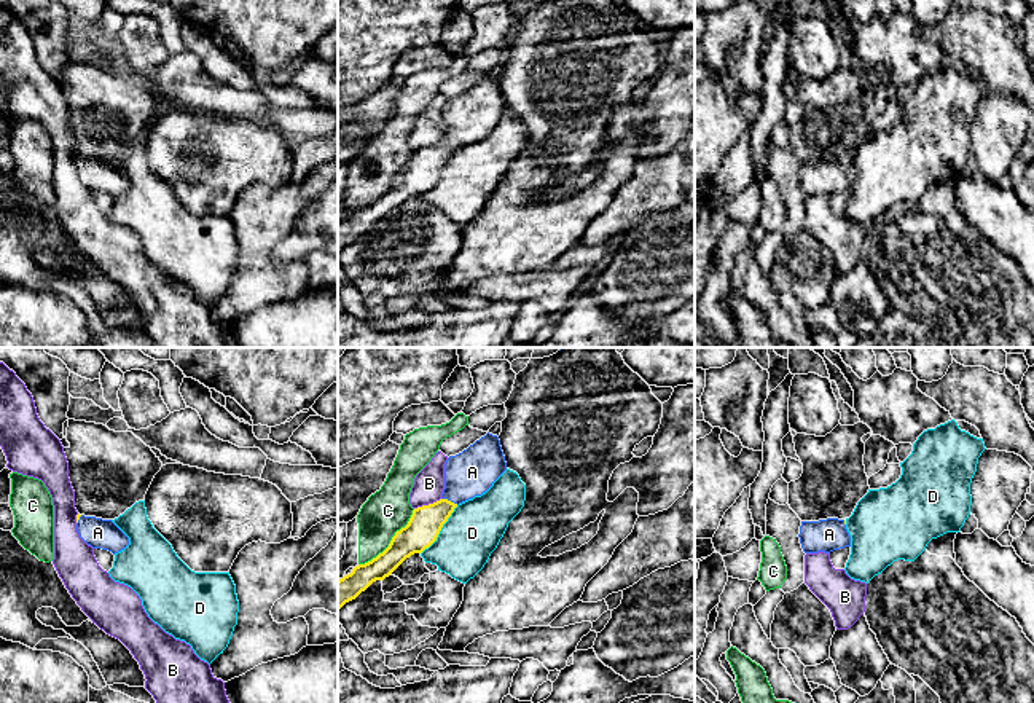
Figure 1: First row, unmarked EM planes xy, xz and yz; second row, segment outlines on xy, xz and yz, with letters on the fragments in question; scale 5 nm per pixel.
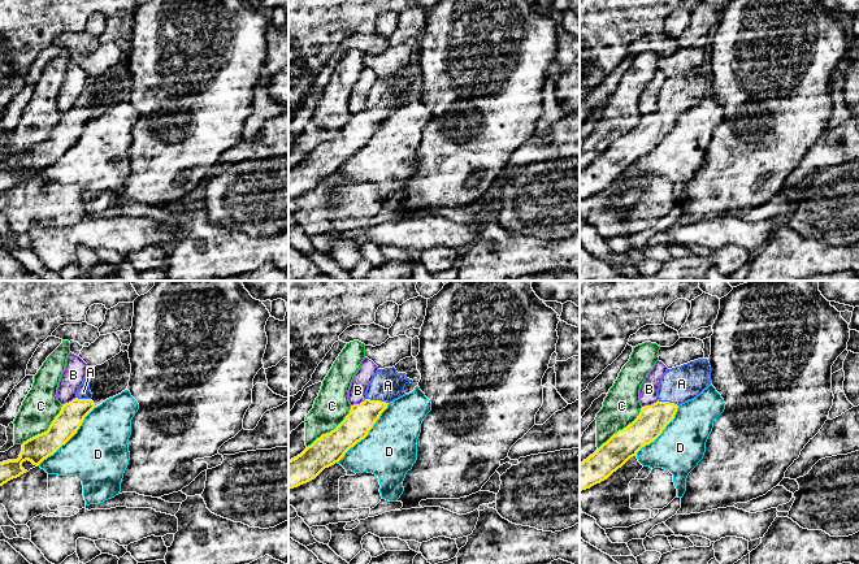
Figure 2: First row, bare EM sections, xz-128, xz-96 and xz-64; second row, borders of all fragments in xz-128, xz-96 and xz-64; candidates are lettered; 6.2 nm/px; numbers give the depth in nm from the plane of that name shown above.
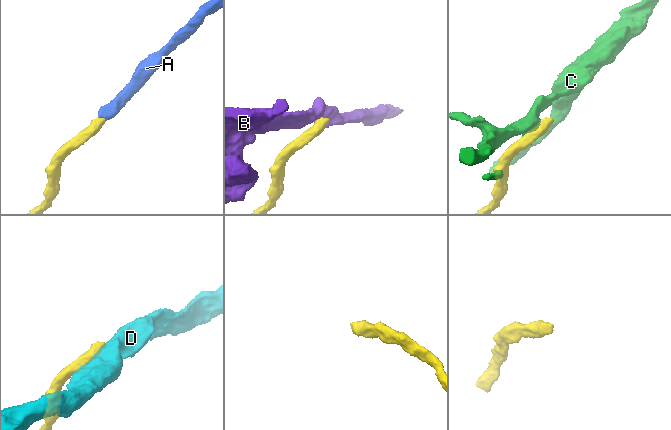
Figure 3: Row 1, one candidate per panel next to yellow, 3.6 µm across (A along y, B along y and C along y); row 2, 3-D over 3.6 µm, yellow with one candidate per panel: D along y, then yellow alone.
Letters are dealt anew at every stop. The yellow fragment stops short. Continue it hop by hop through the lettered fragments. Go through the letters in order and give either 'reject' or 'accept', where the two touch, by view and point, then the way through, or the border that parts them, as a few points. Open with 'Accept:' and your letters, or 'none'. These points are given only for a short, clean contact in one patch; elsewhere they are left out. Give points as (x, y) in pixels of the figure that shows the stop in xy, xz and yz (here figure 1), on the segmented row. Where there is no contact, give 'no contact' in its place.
Accept: A
A: accept; meets yellow in xz at (450, 501); runs through xz (426, 522), (450, 501), (472, 472)
B: reject; meets yellow in xz at (429, 504); border along xz (442, 498), (415, 509)
C: reject; meets yellow in xz at (391, 541); border along xz (415, 509), (391, 542), (359, 565)
D: reject; meets yellow in xz at (440, 530); border along xz (458, 506), (438, 536), (421, 553)

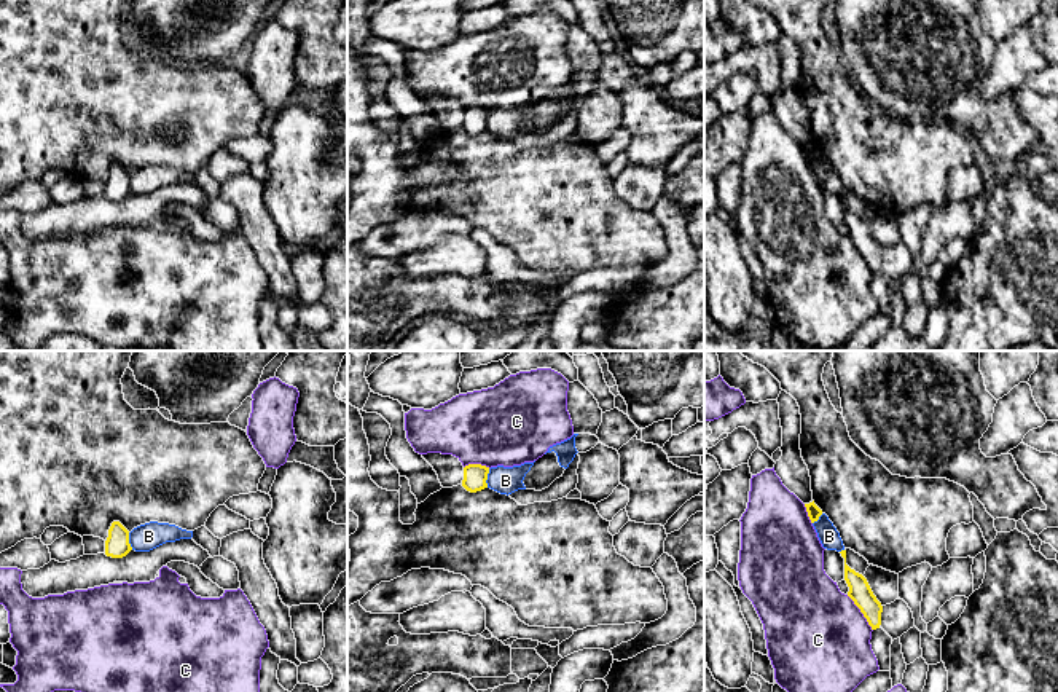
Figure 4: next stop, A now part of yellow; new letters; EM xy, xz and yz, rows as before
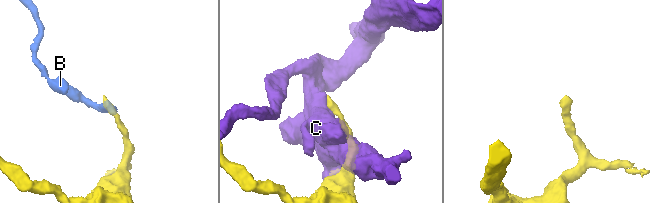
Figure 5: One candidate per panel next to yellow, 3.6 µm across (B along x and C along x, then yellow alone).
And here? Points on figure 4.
Accept: none
B: reject; meets yellow in xz at (486, 479); border along xz (489, 469), (486, 487)
C: reject; meets yellow in yz at (861, 611)

